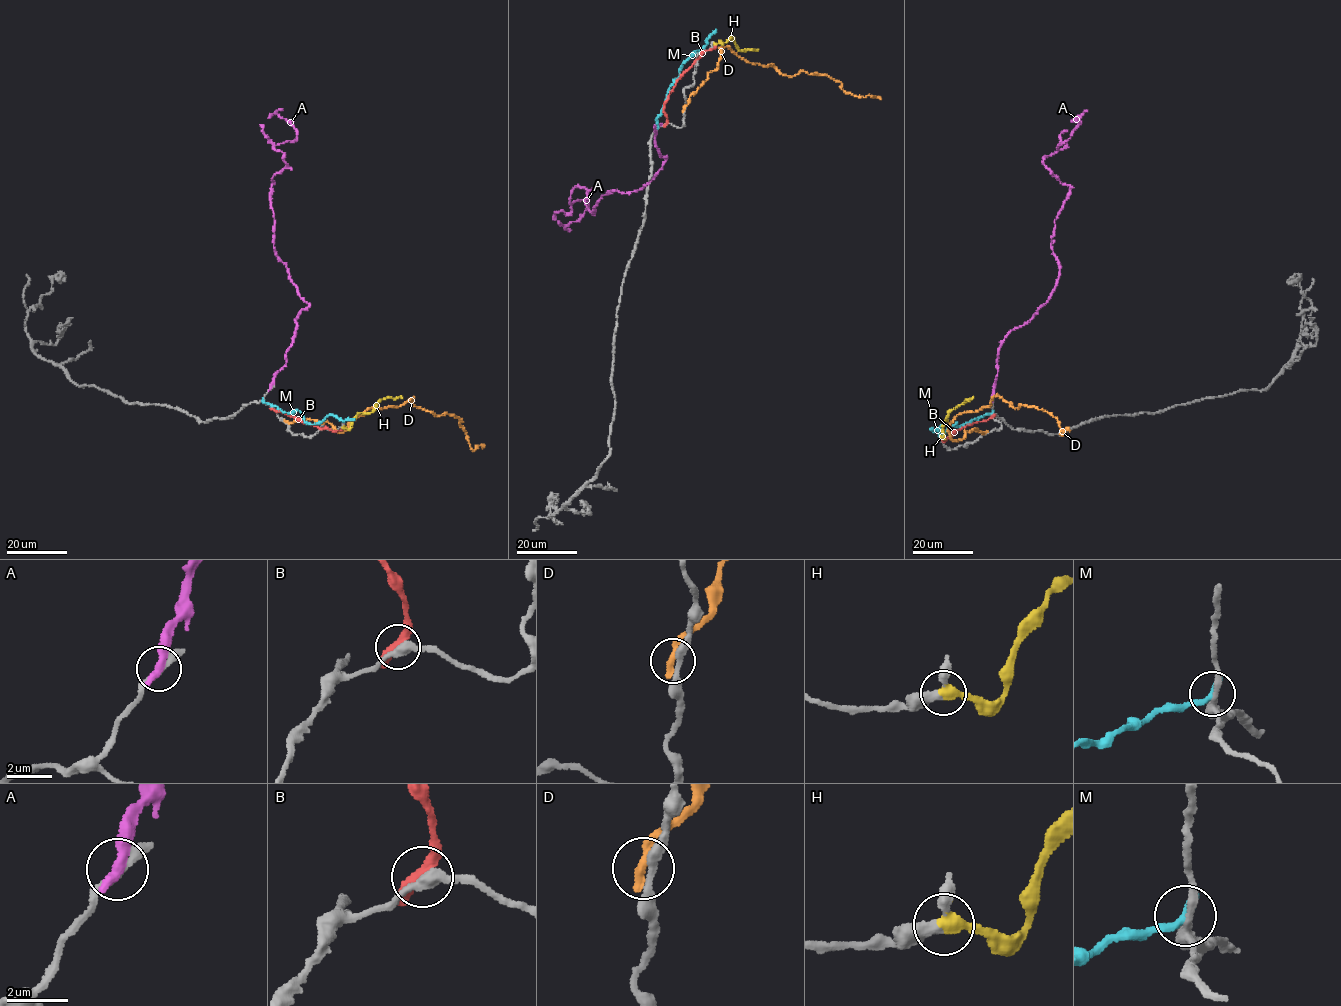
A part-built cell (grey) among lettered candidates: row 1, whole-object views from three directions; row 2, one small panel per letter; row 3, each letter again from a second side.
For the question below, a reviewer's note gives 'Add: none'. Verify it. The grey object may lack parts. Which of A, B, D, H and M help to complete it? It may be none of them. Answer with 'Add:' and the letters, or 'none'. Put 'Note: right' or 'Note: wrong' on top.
Note: wrong
Add: H

